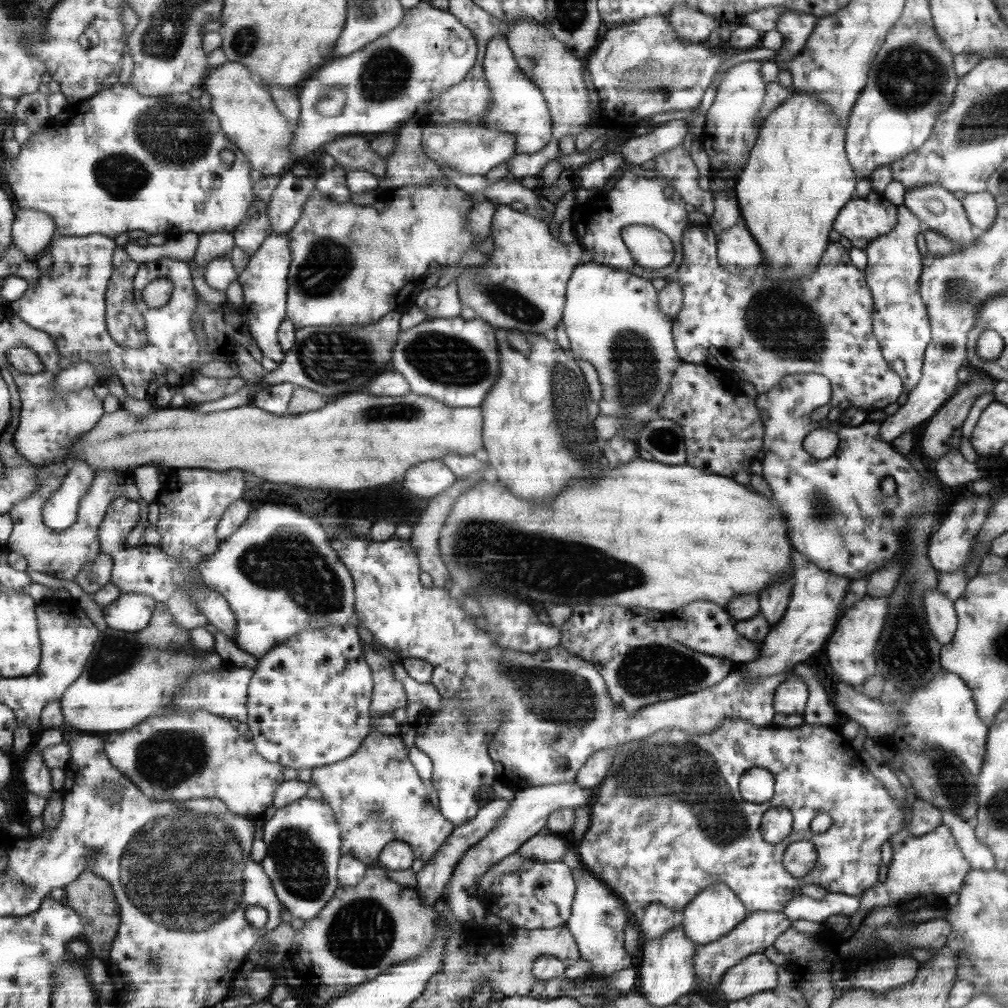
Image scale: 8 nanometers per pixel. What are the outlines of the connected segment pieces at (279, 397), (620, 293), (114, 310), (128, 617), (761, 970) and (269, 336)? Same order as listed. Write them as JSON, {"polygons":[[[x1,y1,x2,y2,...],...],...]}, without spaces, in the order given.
{"polygons":[[[292,383,263,384,264,387,258,389,253,396,252,405,274,413,276,416,288,414,289,403,297,386]],[[596,262,579,263,569,282,563,323,570,341,569,354,589,362,598,373,601,382,599,414,627,418,636,423,656,417,675,372,684,361,677,352,674,320,662,310,659,292,655,291,651,280]],[[118,246,115,252,115,271,107,296,107,321,109,331,122,348,140,349,147,345,146,321,135,303,134,281,139,264,130,260,124,247]],[[122,594,116,602,104,608,109,626,124,632,140,632,152,620,157,602,148,595]],[[765,953,743,958,728,969,717,986,717,993,728,1002,736,1002,778,986,778,968]],[[274,233,262,243,260,250,250,257,246,268,237,276,245,298,241,310,249,318,253,338,263,356,277,363,281,363,285,357,277,332,287,316,287,276,292,253,289,234]]]}

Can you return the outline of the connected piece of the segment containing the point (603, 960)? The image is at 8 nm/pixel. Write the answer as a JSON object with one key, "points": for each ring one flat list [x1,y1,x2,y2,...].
{"points":[[573,869,577,892,573,898,572,914,564,925,573,933,580,952,580,959,590,963,590,976,612,977,614,973,632,966,632,955,624,948,624,930,628,914,624,904,590,872]]}

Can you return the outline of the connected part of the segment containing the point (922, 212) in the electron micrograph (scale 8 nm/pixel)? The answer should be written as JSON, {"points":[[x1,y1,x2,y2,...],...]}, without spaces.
{"points":[[929,184,918,188,906,190,904,206,907,206,921,220,924,230,932,229,947,236,956,246,956,249,963,249,975,243,977,237,973,233,973,225,970,224,966,214,964,202,958,200,949,189,942,188,942,185]]}

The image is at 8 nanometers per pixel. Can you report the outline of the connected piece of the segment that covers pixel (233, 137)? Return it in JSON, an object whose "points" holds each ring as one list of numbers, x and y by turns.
{"points":[[226,61,210,72,202,88,212,97,211,110,219,116,226,136,246,156,252,169,262,172,264,177,282,175,288,170,293,160,290,143,296,130,291,129,289,120,270,98,268,90,252,80,244,64]]}

